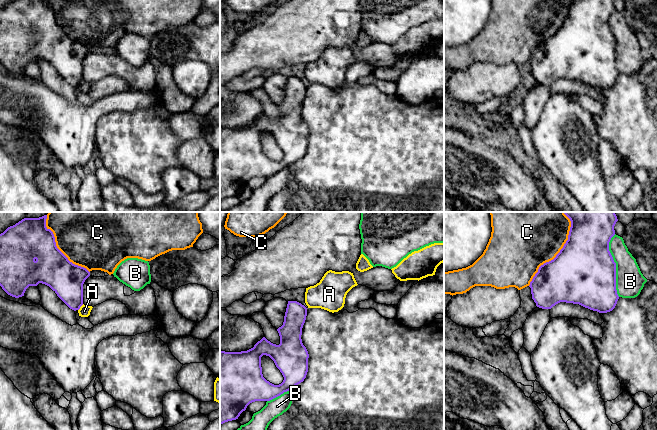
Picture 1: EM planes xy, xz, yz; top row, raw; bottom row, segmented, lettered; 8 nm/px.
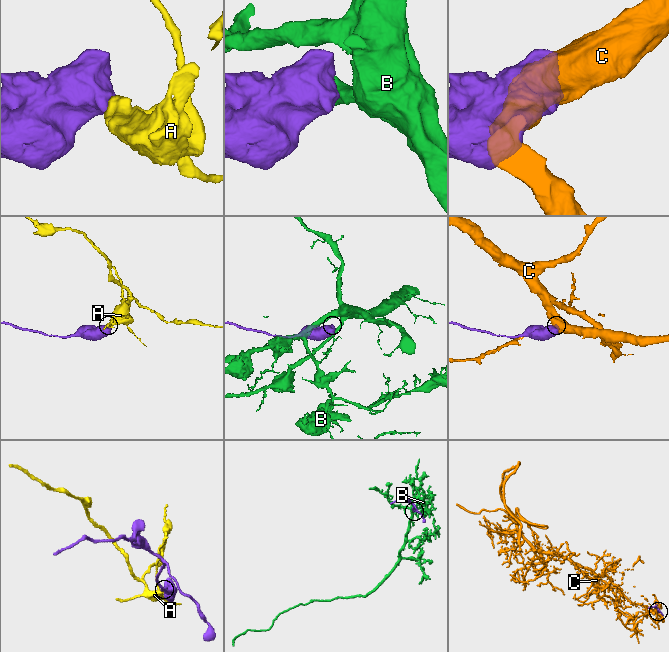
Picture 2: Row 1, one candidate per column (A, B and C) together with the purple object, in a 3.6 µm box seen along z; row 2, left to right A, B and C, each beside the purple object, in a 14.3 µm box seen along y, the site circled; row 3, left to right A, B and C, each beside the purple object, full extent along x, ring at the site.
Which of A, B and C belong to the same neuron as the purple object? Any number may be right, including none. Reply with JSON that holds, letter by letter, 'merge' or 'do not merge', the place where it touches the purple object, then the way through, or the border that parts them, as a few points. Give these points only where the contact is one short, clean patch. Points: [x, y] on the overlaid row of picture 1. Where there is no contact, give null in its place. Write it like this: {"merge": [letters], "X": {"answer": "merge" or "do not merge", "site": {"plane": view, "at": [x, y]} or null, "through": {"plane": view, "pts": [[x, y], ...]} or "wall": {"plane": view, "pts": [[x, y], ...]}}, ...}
{"merge": [], "A": {"answer": "do not merge", "site": {"plane": "xy", "at": [80, 306]}, "wall": {"plane": "xy", "pts": [[83, 304], [78, 310]]}}, "B": {"answer": "do not merge", "site": {"plane": "yz", "at": [615, 265]}}, "C": {"answer": "do not merge", "site": {"plane": "yz", "at": [560, 251]}}}

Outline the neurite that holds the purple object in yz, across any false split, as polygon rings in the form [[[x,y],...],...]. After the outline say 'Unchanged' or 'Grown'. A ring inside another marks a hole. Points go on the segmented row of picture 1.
[[[564,212],[570,219],[568,240],[556,257],[541,265],[530,282],[532,299],[536,306],[551,309],[560,302],[579,304],[599,313],[612,311],[619,299],[616,290],[616,263],[609,251],[609,242],[615,235],[614,226],[618,221],[615,212]]]. Unchanged

